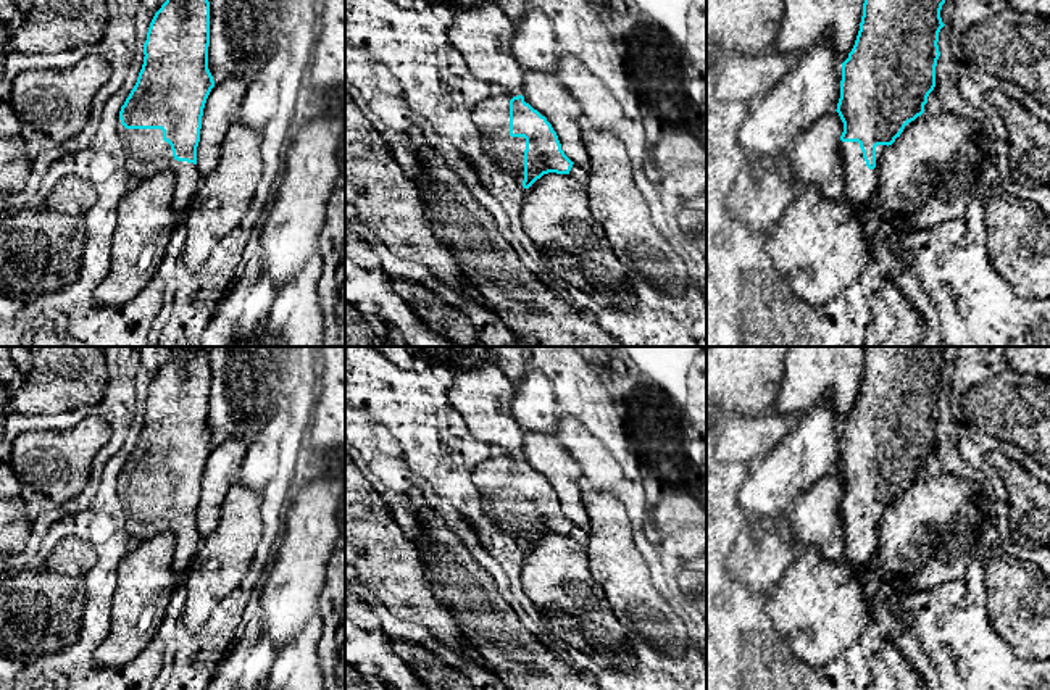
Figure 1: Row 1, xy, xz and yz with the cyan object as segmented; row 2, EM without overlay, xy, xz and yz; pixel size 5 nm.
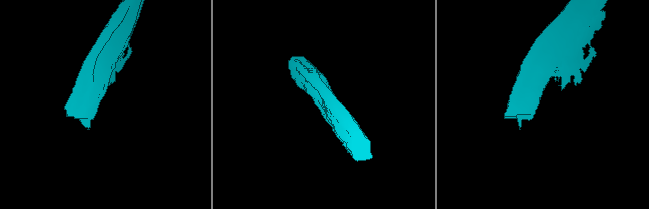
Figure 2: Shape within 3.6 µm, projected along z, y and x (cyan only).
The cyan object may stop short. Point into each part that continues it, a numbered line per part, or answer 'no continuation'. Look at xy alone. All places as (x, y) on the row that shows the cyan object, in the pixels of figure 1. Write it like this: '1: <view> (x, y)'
1: xy (147, 153)

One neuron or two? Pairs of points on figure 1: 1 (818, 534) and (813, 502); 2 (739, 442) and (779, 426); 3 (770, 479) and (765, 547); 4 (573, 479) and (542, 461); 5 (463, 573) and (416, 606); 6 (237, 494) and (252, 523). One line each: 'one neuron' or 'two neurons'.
1: one neuron
2: one neuron
3: two neurons
4: one neuron
5: two neurons
6: one neuron

